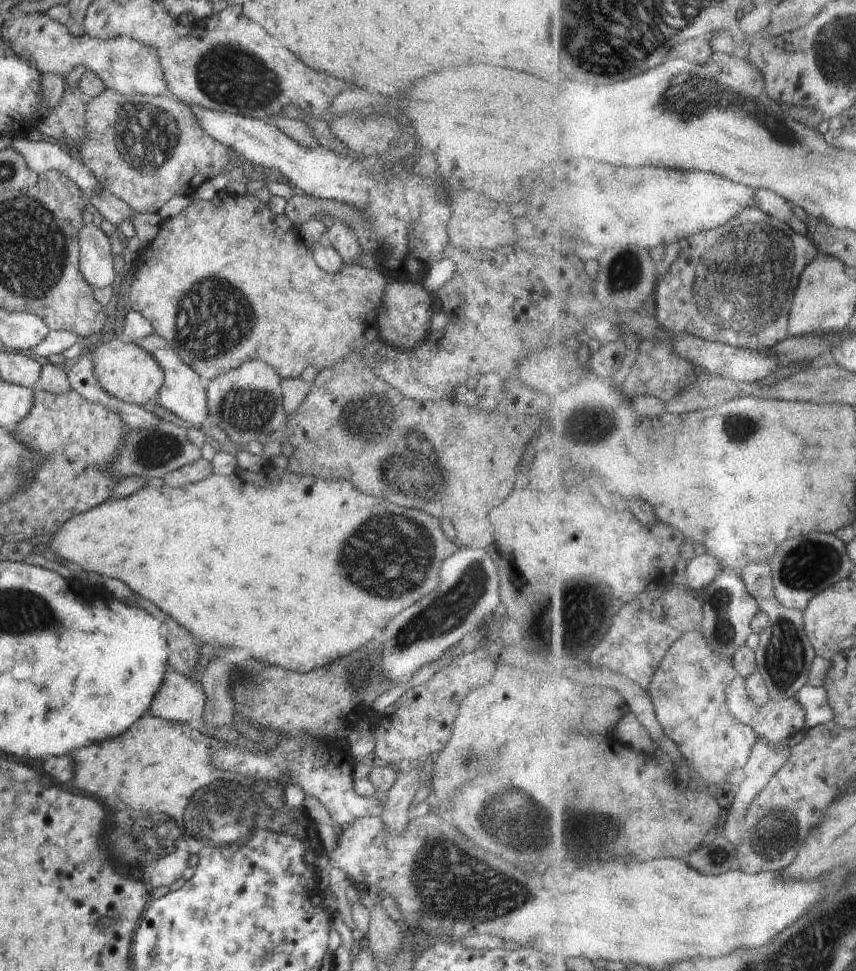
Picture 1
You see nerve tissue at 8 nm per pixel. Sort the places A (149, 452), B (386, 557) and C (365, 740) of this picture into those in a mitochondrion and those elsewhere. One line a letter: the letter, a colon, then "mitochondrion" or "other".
A: mitochondrion
B: mitochondrion
C: other

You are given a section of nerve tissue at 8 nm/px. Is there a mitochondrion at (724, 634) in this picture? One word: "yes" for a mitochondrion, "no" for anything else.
yes

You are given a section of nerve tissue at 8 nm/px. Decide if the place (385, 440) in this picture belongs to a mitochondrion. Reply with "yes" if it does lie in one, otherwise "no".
yes

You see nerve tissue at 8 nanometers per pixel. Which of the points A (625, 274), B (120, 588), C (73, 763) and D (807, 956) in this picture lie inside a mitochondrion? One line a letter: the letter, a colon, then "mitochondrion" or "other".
A: mitochondrion
B: other
C: other
D: mitochondrion

